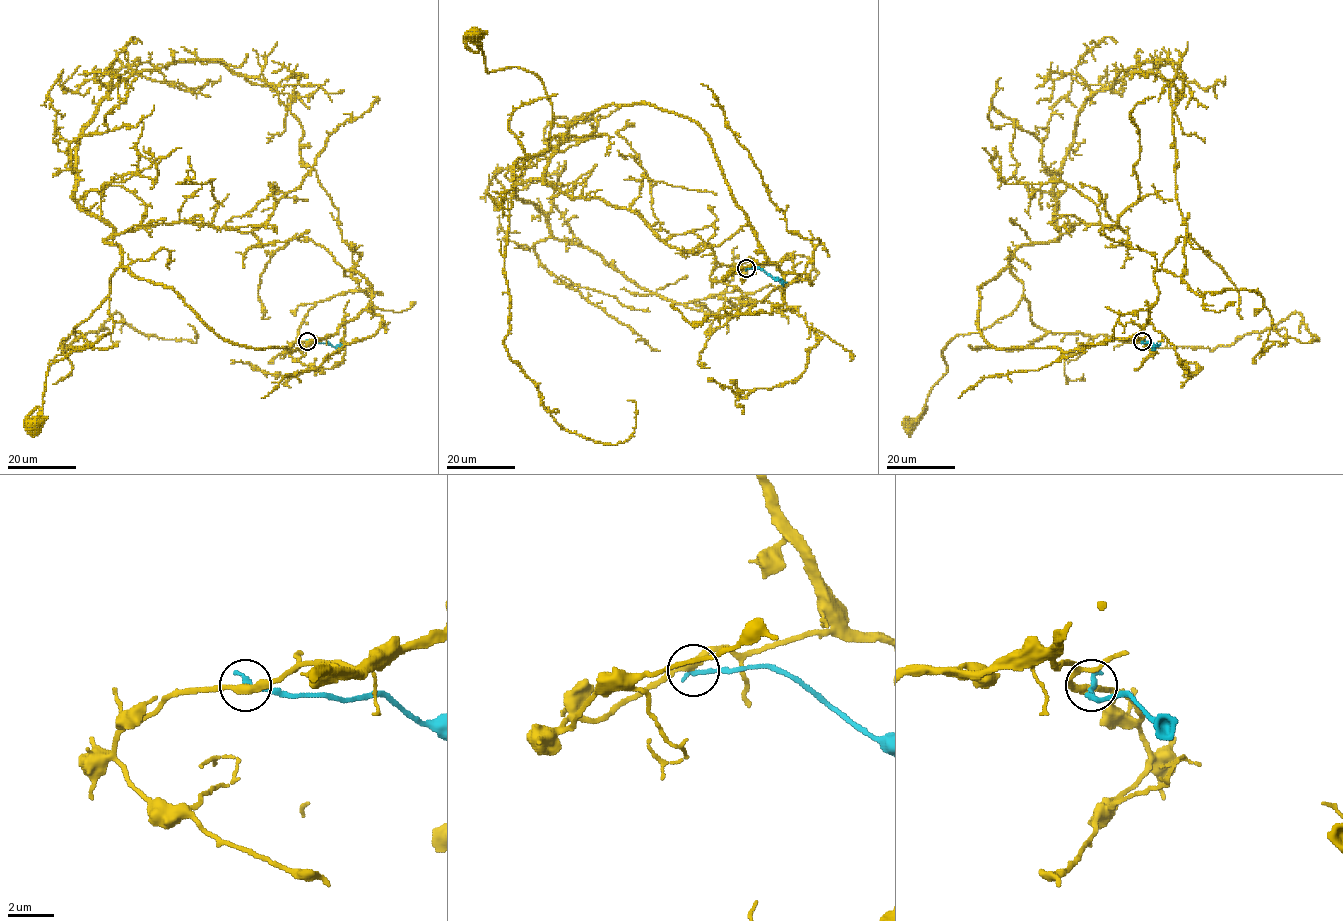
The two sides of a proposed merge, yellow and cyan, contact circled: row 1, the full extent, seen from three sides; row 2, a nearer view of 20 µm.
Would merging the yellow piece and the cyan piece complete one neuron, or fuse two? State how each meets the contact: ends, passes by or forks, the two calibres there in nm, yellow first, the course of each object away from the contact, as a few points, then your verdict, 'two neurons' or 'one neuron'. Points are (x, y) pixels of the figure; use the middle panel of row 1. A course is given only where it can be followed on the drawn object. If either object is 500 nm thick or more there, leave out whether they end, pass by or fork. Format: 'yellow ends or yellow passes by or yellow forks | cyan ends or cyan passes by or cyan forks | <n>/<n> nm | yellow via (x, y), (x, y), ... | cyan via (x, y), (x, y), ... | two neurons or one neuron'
yellow passes by | cyan ends | 320/240 nm | yellow via (747, 267), (766, 255), (703, 129), (605, 105), (549, 149), (543, 82), (487, 72), (475, 36) | cyan via (747, 268), (759, 267), (773, 278), (787, 282) | two neurons

